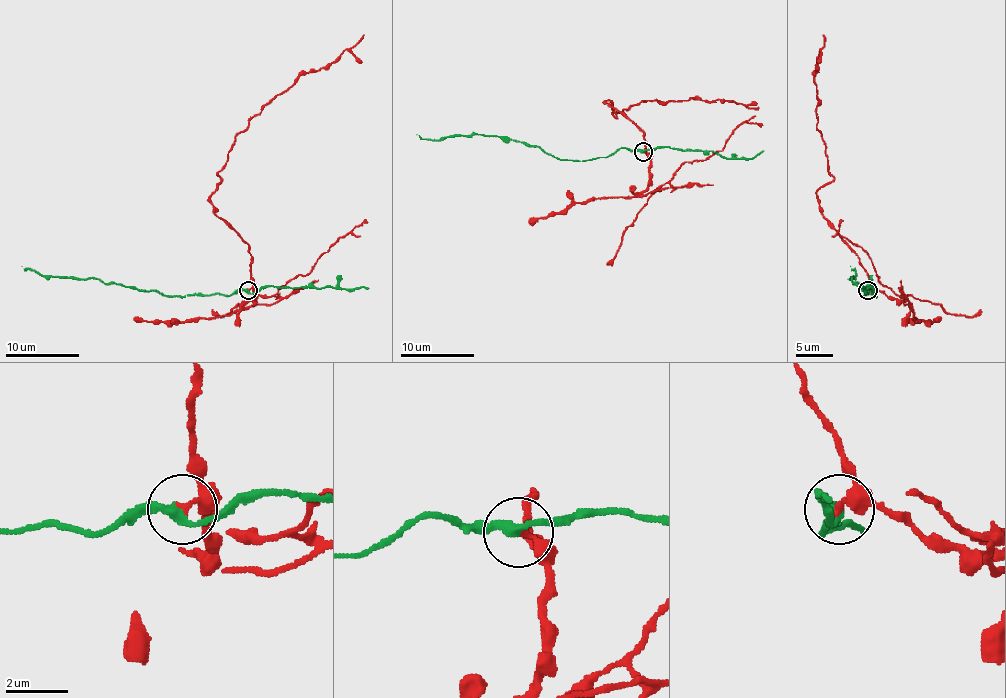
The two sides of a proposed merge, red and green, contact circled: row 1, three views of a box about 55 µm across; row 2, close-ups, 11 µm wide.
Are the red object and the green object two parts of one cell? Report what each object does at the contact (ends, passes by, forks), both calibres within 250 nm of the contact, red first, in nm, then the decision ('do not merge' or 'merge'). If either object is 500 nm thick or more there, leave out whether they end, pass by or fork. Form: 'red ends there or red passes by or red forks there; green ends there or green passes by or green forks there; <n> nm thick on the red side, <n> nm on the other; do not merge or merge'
red ends there; green passes by; 240 nm thick on the red side, 280 nm on the other; do not merge

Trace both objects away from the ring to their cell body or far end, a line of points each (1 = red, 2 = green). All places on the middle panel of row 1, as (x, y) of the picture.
1: (644, 152), (647, 156), (644, 134), (605, 101), (616, 117), (612, 113), (644, 101), (723, 99), (759, 108)
2: (644, 152), (618, 148), (605, 158), (557, 159), (537, 147), (497, 136), (422, 139), (416, 134)

